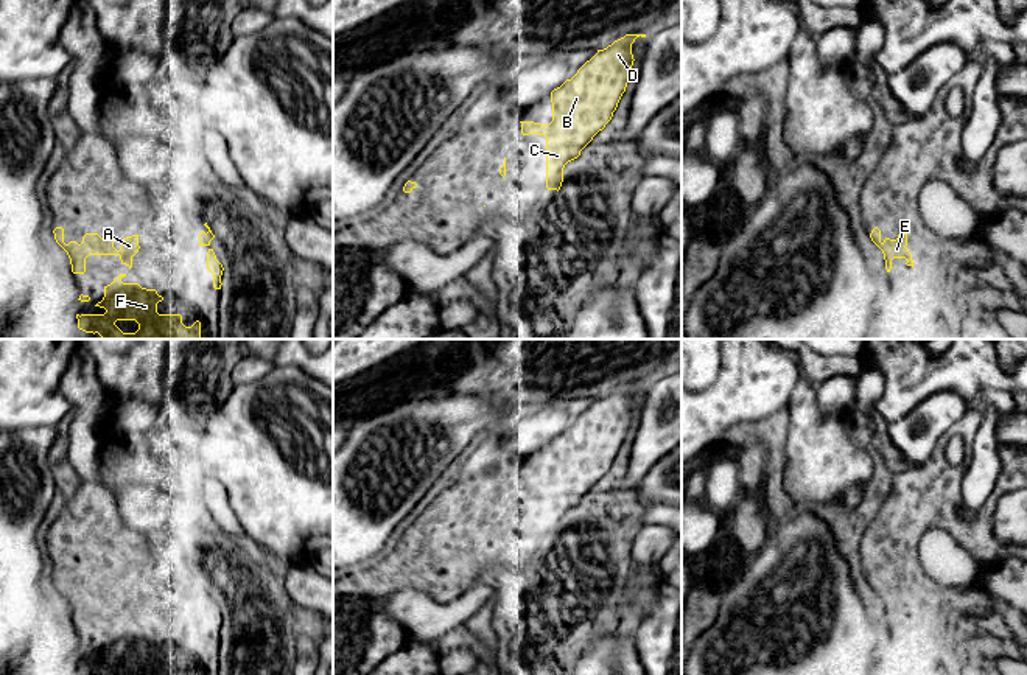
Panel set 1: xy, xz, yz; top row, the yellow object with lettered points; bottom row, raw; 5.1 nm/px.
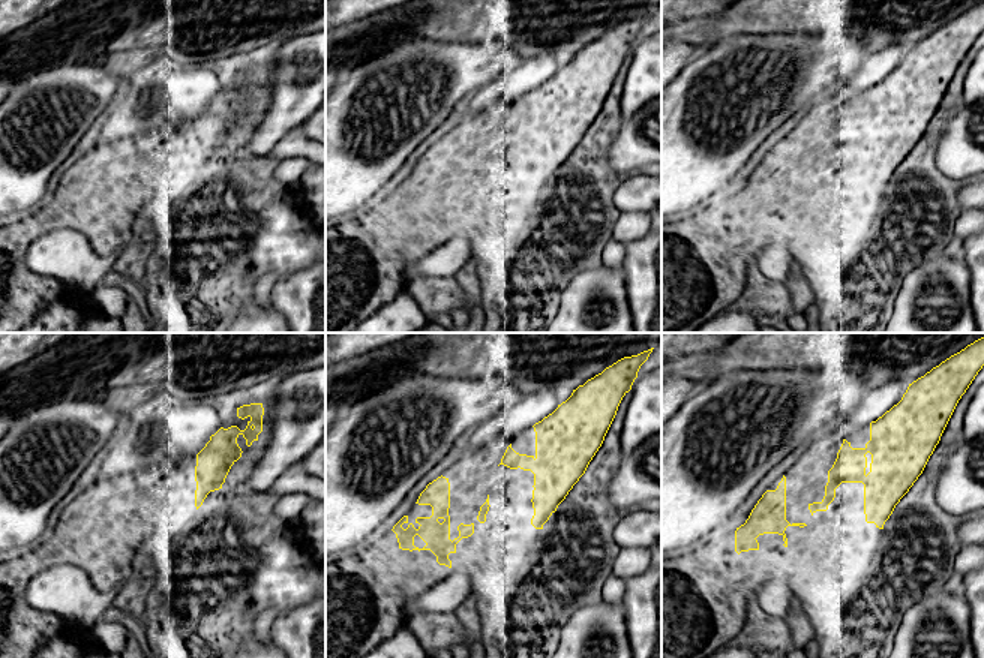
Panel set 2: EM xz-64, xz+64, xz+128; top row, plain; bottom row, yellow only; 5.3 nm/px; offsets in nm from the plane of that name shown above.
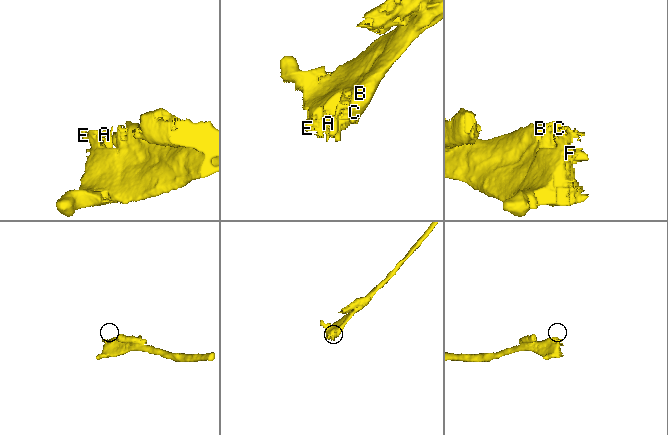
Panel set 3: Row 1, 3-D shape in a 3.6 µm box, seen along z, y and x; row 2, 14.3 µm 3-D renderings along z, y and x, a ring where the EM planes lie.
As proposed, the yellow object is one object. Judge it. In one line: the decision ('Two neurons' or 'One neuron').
One neuron

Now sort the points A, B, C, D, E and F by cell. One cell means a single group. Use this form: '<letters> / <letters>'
A B C D E F

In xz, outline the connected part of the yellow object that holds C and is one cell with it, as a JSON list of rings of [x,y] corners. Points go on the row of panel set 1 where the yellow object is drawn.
[[[626,34],[587,61],[577,73],[566,79],[560,87],[551,92],[552,121],[540,124],[534,121],[520,121],[521,134],[538,134],[546,137],[546,188],[560,190],[563,182],[563,168],[568,162],[577,159],[580,151],[593,140],[593,137],[605,128],[612,120],[618,103],[626,92],[632,65],[632,44],[636,37],[646,34]]]

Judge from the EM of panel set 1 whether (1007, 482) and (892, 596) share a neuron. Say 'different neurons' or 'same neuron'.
same neuron

